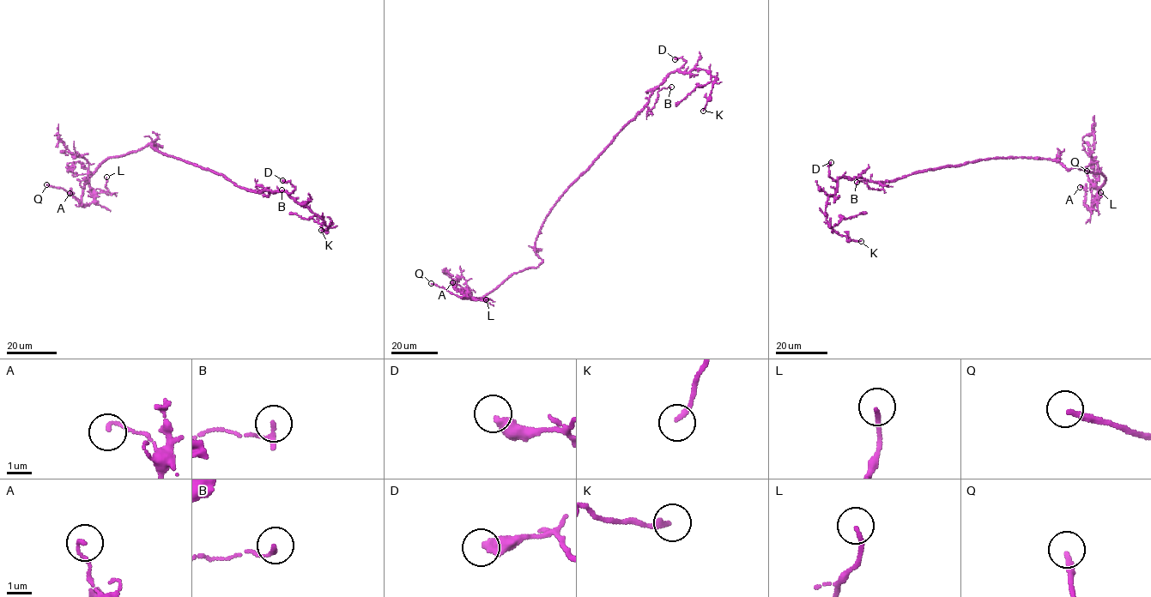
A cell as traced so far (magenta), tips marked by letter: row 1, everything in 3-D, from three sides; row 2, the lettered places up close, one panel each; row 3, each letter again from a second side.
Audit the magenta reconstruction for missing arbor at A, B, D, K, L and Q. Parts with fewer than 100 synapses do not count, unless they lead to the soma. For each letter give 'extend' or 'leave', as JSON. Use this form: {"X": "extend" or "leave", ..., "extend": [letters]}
{"A": "leave", "B": "leave", "D": "leave", "K": "leave", "L": "leave", "Q": "extend", "extend": ["Q"]}

